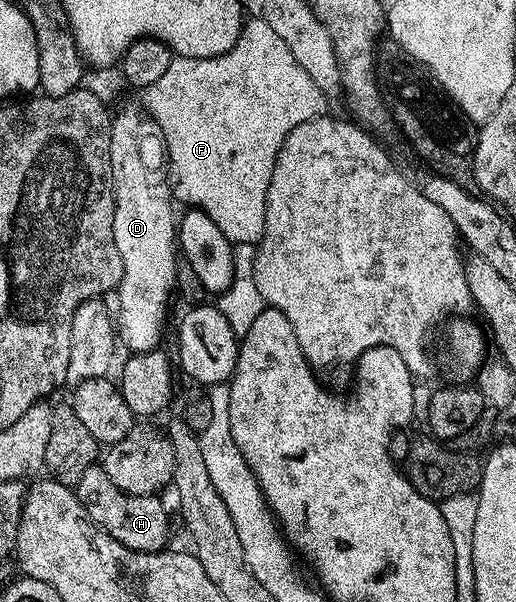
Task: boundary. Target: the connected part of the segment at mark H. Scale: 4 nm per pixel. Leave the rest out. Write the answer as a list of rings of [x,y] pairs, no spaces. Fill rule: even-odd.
[[[96,465],[87,469],[74,492],[96,527],[127,549],[139,553],[159,553],[167,546],[164,544],[168,541],[168,513],[159,496],[135,497],[133,493],[124,493],[114,487],[103,468]]]

